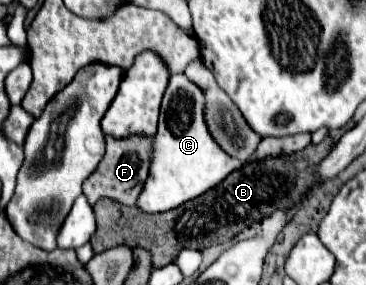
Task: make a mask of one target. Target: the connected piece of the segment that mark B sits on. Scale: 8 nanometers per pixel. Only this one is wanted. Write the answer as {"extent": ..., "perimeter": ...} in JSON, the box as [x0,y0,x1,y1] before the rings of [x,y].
{"extent":[91,137,333,269],"perimeter":[[[325,137],[321,143],[309,143],[307,149],[293,153],[291,157],[267,157],[267,161],[245,163],[211,191],[165,213],[143,213],[139,207],[125,207],[103,197],[93,205],[97,217],[97,231],[91,237],[93,249],[95,253],[101,253],[121,243],[131,249],[145,247],[151,249],[153,267],[157,269],[171,263],[181,249],[205,249],[209,245],[227,243],[255,221],[261,221],[283,207],[291,209],[291,205],[301,201],[315,183],[315,167],[331,153],[331,149],[333,139]]]}

